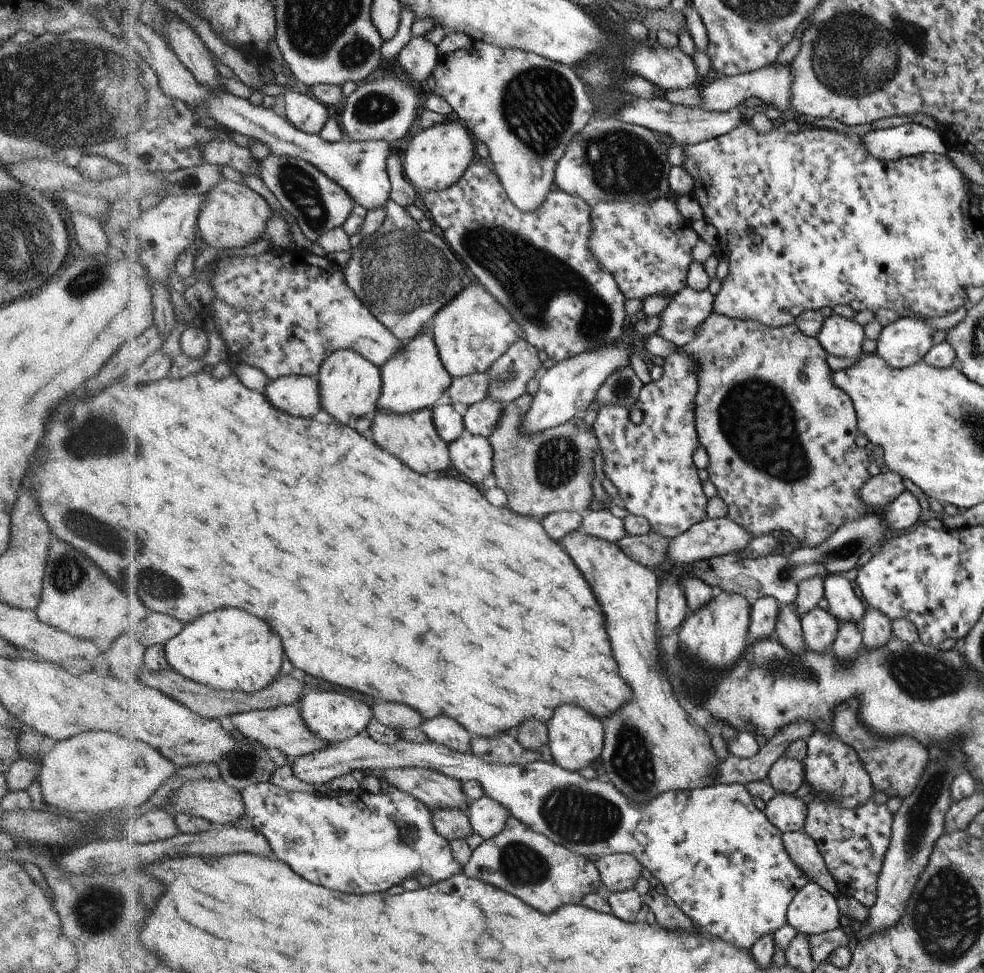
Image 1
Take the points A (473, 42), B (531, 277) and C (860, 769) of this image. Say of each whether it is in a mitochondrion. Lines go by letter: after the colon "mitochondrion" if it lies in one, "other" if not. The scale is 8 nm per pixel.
A: other
B: mitochondrion
C: other

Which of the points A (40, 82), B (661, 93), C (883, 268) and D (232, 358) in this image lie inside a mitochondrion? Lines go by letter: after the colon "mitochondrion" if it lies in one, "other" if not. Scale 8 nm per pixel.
A: mitochondrion
B: other
C: other
D: other

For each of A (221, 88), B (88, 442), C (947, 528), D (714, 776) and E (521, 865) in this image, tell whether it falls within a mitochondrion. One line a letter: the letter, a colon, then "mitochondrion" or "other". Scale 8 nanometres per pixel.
A: other
B: mitochondrion
C: other
D: other
E: mitochondrion

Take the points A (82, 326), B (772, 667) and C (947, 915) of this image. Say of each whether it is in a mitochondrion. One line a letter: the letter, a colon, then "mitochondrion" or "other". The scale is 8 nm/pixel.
A: other
B: mitochondrion
C: mitochondrion

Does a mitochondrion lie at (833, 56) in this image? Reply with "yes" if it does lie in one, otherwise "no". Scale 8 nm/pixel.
yes

